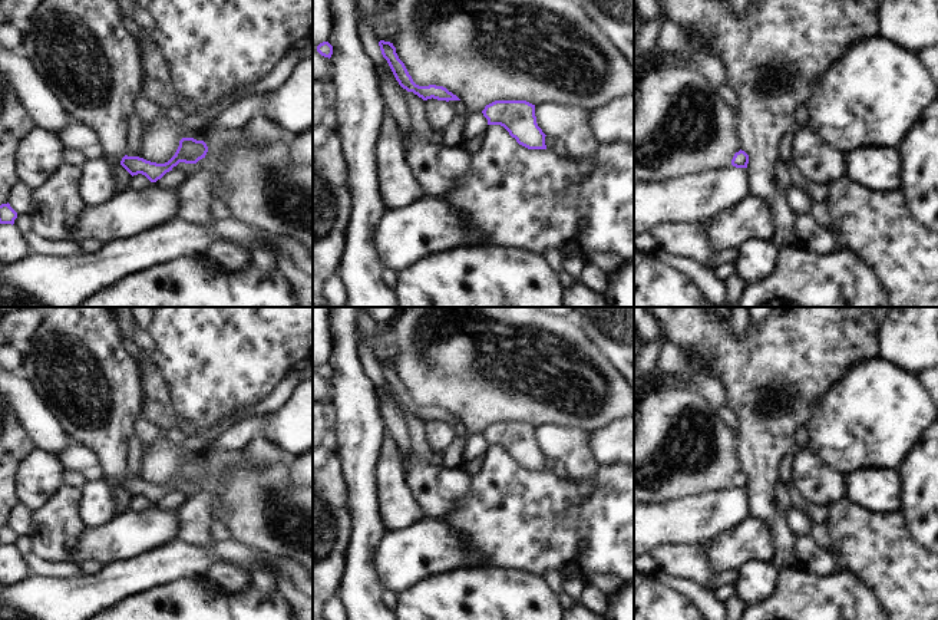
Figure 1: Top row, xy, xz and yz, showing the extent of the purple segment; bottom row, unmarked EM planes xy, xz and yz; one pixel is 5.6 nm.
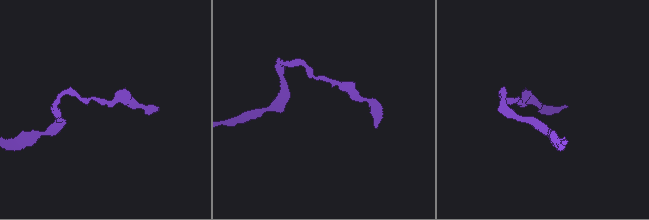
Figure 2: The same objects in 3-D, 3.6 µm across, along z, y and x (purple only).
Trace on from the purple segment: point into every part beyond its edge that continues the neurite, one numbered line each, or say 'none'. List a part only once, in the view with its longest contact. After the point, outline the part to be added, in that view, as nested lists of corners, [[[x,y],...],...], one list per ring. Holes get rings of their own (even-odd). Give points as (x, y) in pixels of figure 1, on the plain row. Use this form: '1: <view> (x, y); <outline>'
none

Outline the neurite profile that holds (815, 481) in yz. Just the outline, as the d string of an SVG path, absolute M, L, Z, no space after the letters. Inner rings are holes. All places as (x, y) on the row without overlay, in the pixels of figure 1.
M797 449L792 478L803 498L826 509L846 498L846 476L809 449Z

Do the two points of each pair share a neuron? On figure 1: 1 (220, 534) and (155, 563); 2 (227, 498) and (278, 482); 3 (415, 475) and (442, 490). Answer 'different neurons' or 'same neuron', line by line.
1: different neurons
2: same neuron
3: same neuron

